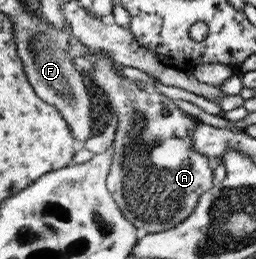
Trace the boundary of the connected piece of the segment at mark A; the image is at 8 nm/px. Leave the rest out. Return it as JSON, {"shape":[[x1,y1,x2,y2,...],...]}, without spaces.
{"shape":[[93,50,93,57,85,56,88,58,93,64,93,70,89,71,89,79,93,81,91,85,95,85,95,87,99,87,101,91,103,91,103,95,105,95,105,99,111,107,111,111,115,112,117,116,117,126,115,127,115,133,113,136,111,149,113,149,113,154,111,154,111,162,109,162,109,171,107,173,105,179,105,185,107,187,107,191,111,194,113,201,116,203,117,207,120,209,120,212,123,214,123,217,134,225,136,228,145,229,146,232,155,233,159,231,165,231,167,228,171,228,175,226,175,224,179,224,183,219,187,218,191,210,197,204,197,200,199,195,203,192,211,189,213,185,213,175,211,167,209,167,209,161,207,160,207,156,201,155,199,152,195,152,193,150,193,146,191,146,191,133,193,133,193,129,195,129,195,124,193,124,196,120,192,119,187,114,184,114,179,110,173,100,167,98,166,96,161,95,161,93,155,92,155,89,151,87,141,87,141,85,137,84,137,81,127,80,122,76,119,76,117,73,117,69,119,65,116,65,113,60,111,60,111,56,107,54,107,52,101,52,98,50]]}

